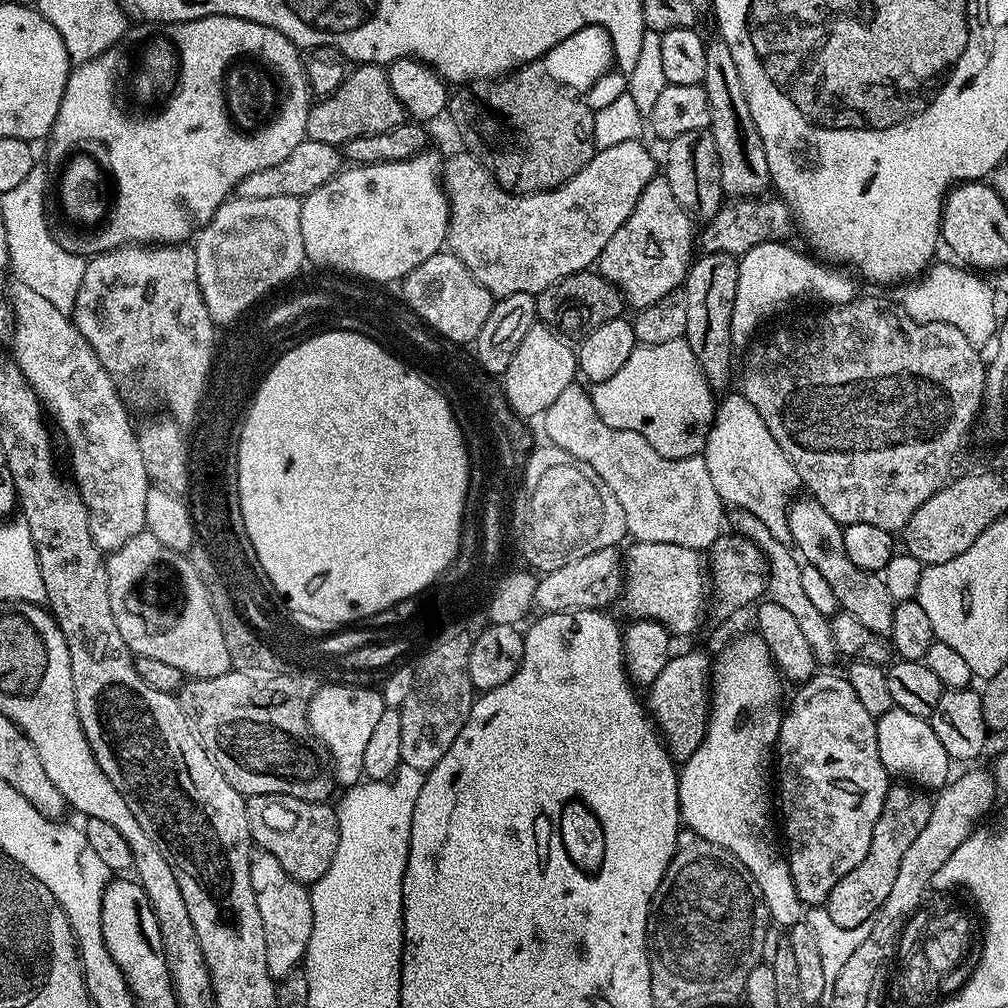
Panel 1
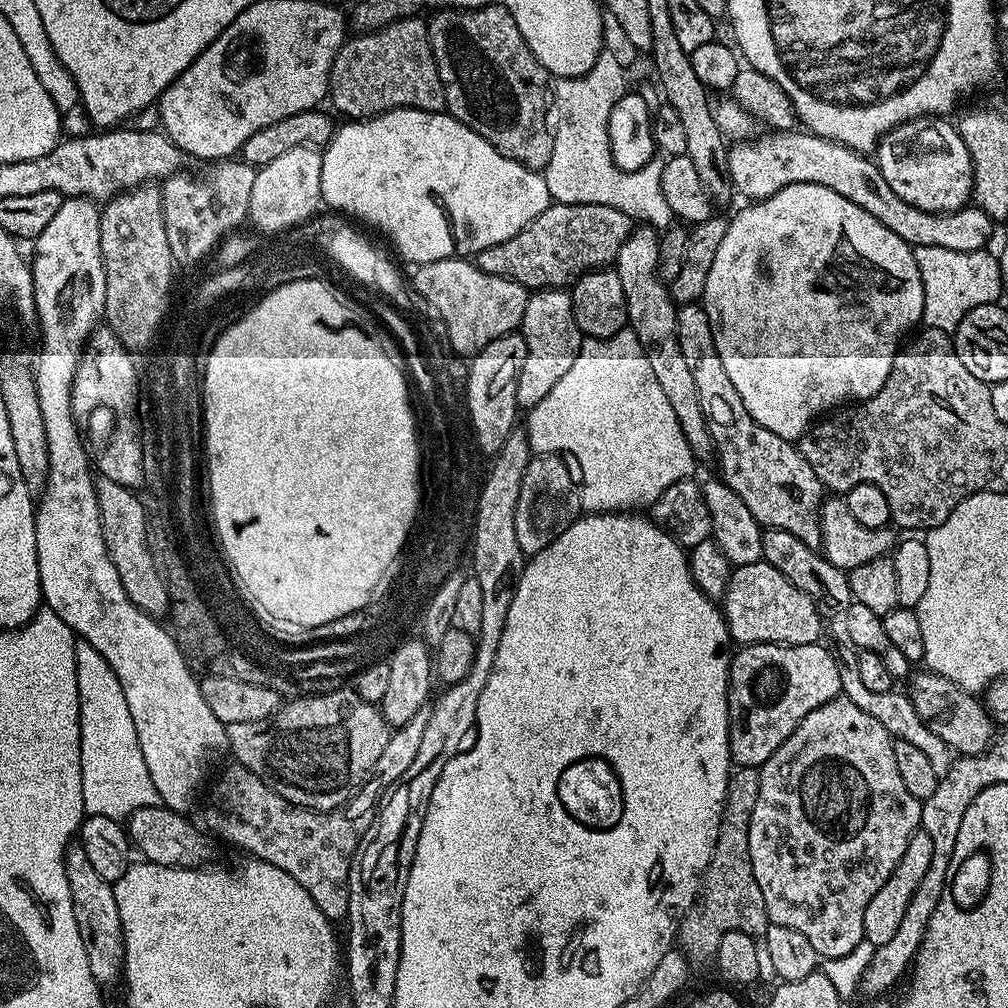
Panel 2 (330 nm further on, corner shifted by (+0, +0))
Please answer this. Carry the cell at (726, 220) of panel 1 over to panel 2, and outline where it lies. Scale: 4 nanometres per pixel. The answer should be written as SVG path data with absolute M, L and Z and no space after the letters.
M552 202L545 212L538 214L538 218L534 218L534 222L518 230L514 238L506 238L506 242L498 242L498 246L490 246L486 250L477 252L474 262L486 274L513 280L529 290L567 289L585 272L609 267L615 261L622 242L626 242L626 238L632 233L633 227L633 218L612 206Z

